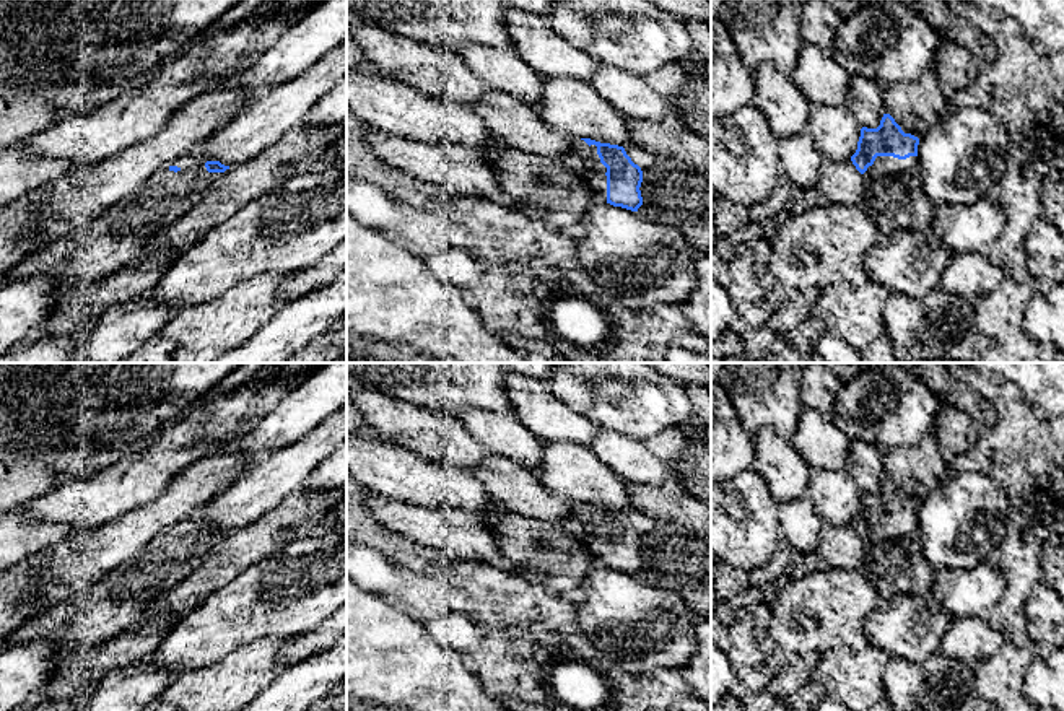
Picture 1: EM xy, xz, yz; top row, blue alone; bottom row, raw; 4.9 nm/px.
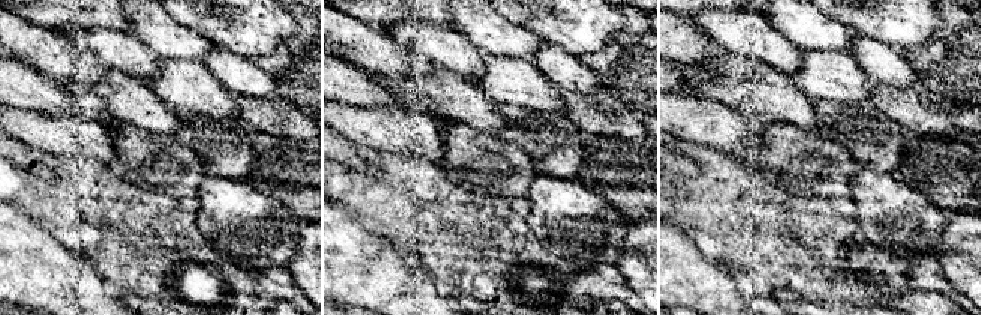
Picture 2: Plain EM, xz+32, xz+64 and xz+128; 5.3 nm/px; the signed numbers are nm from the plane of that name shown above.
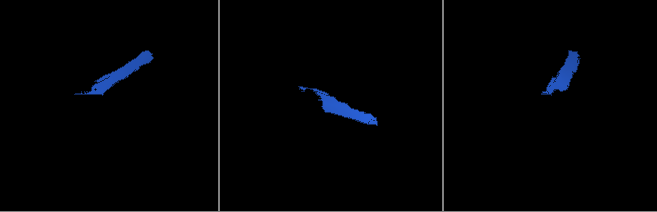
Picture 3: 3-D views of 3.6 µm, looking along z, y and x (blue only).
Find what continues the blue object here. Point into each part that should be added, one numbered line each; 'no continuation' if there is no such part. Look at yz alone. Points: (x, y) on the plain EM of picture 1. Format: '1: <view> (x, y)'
1: yz (882, 531)

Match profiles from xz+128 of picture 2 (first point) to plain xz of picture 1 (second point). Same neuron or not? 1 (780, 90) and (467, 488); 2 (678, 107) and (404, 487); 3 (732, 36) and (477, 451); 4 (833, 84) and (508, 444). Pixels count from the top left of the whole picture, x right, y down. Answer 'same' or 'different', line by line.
1: different
2: different
3: different
4: different

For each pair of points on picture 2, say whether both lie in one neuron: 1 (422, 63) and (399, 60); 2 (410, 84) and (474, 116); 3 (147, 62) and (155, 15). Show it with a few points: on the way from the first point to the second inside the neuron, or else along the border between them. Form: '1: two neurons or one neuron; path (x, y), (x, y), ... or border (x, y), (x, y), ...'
1: one neuron; path (416, 63), (405, 60)
2: one neuron; path (426, 86), (441, 86), (458, 99)
3: two neurons; border (129, 32), (158, 57)

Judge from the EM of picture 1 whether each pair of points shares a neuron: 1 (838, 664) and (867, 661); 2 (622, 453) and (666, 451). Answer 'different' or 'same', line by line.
1: same
2: different

